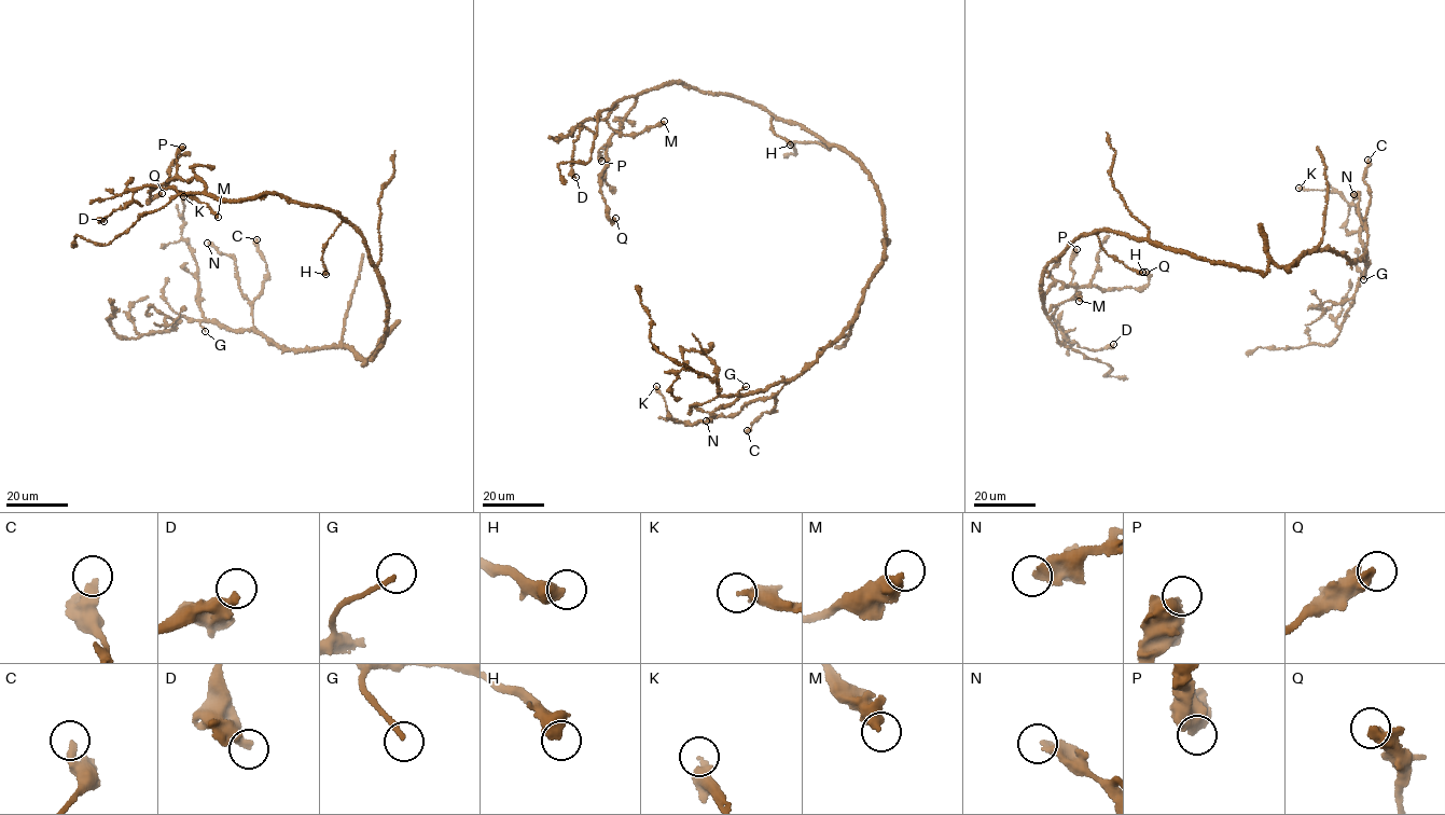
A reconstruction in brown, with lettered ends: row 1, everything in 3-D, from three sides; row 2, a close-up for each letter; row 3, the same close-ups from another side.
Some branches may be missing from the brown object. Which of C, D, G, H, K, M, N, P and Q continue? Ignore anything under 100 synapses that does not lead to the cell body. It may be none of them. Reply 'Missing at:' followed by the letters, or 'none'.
Missing at: none

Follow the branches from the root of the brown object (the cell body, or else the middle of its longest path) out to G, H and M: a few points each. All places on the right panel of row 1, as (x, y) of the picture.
G: (1220, 262), (1264, 273), (1268, 262), (1286, 267), (1312, 251), (1336, 251), (1349, 262), (1365, 254), (1363, 279)
H: (1220, 262), (1173, 251), (1112, 230), (1100, 231), (1097, 234), (1107, 253), (1142, 272)
M: (1220, 262), (1112, 230), (1085, 235), (1053, 260), (1041, 276), (1046, 312), (1080, 292), (1079, 301)

